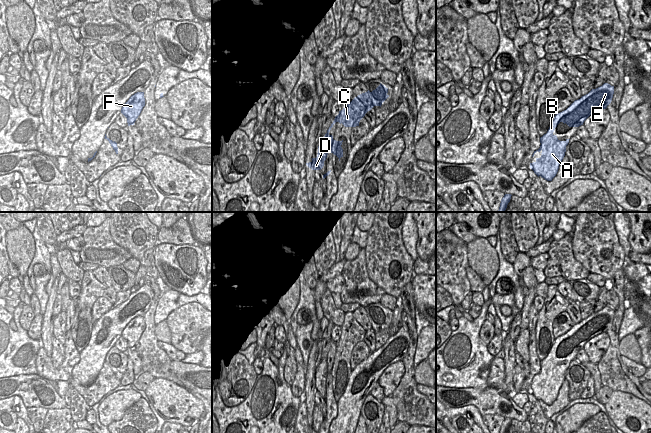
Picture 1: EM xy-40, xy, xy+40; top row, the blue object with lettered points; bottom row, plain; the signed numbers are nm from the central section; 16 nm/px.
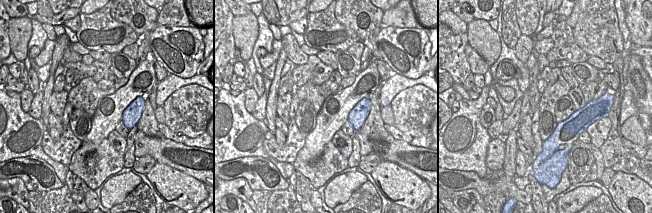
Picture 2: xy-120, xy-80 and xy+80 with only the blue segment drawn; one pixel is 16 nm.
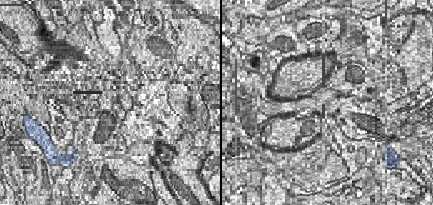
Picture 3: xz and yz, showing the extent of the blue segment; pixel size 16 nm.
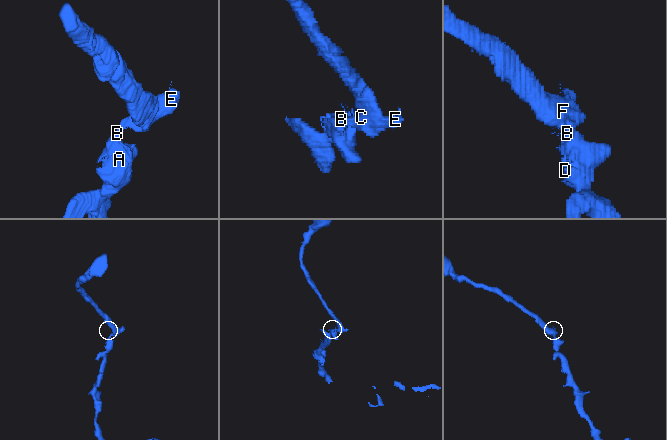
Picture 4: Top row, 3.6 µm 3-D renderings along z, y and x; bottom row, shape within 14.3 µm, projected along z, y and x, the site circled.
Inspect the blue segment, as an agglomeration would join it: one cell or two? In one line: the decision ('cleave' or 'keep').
cleave

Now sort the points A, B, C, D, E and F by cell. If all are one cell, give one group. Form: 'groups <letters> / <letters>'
groups A B C D E / F

